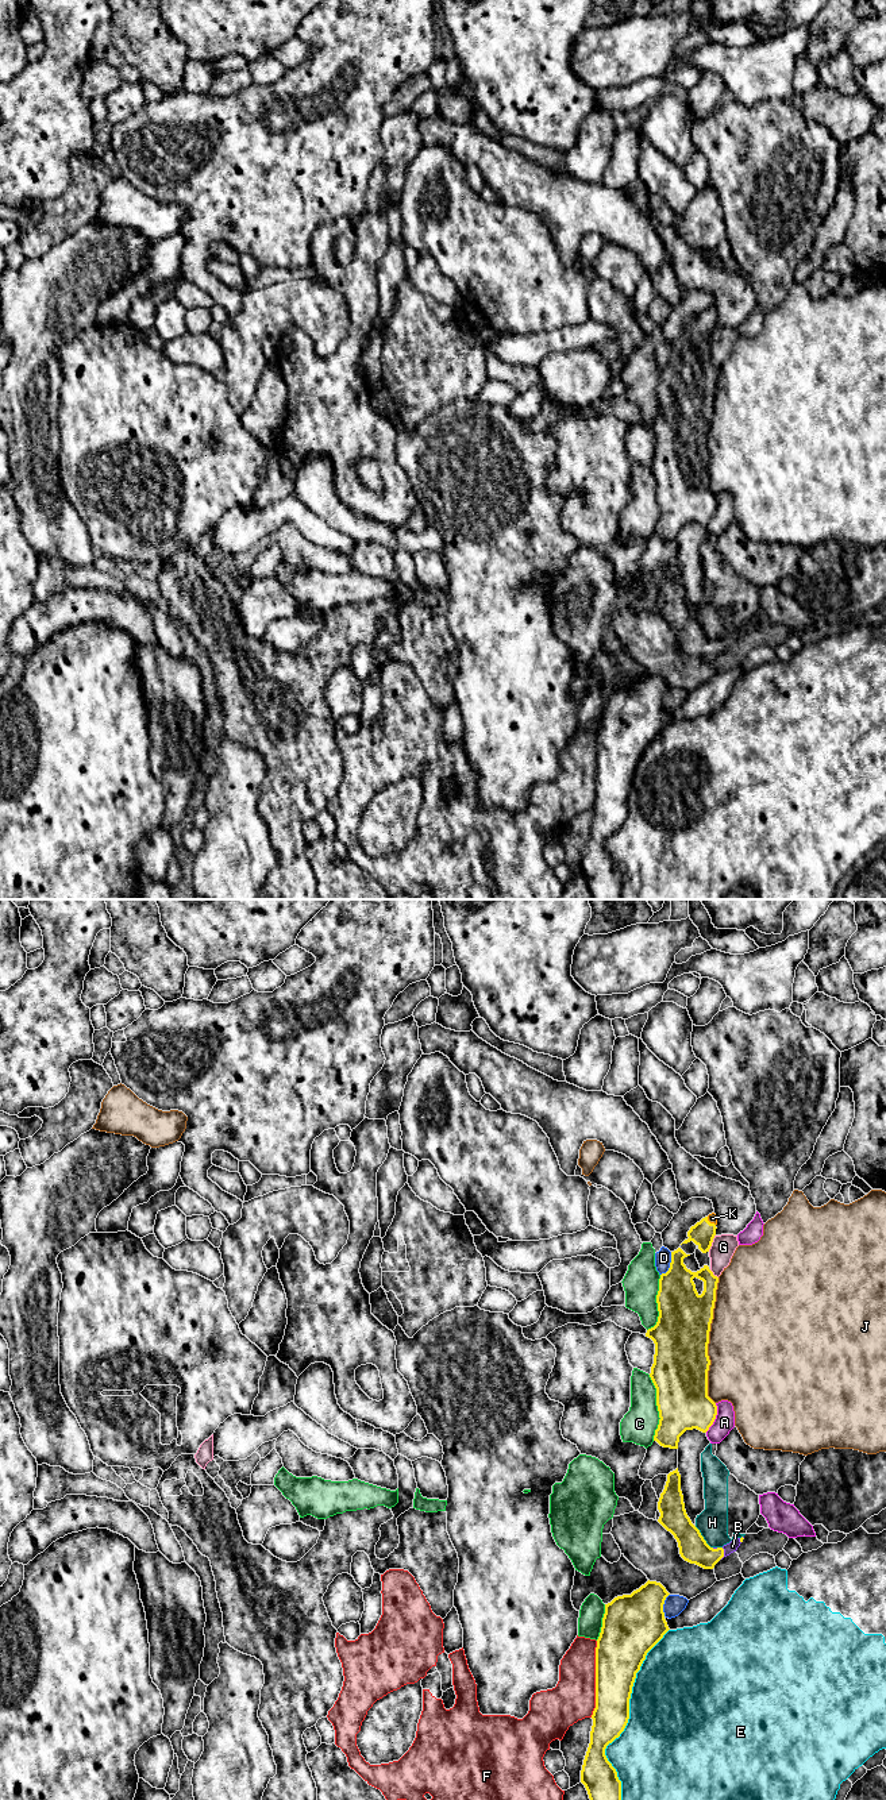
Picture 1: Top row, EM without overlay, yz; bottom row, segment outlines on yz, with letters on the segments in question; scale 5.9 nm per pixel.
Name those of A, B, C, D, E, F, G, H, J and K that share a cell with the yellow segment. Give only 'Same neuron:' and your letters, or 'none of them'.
Same neuron: B, K

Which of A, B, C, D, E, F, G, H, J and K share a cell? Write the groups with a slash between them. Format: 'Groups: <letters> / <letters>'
Groups: A / B K / C / D / E / F H / G / J

